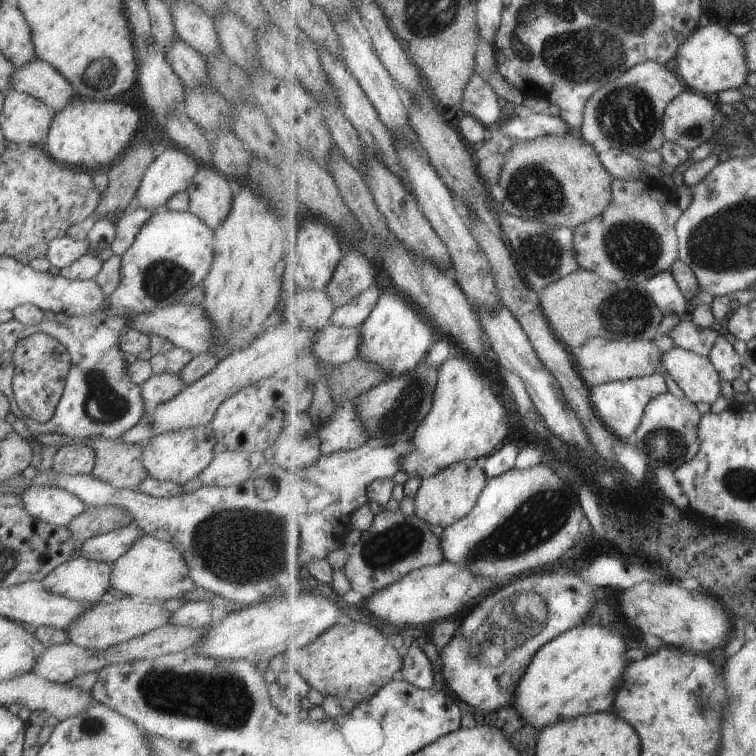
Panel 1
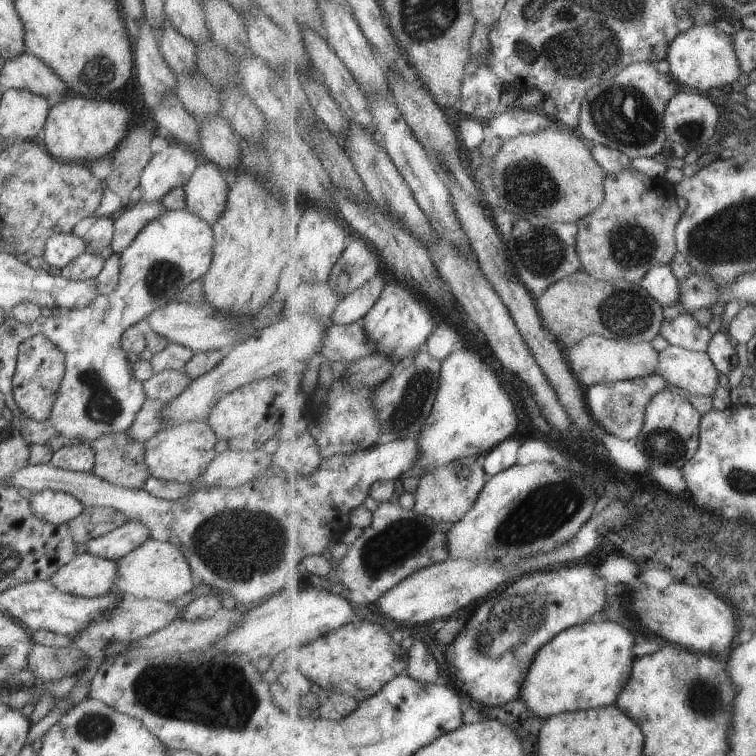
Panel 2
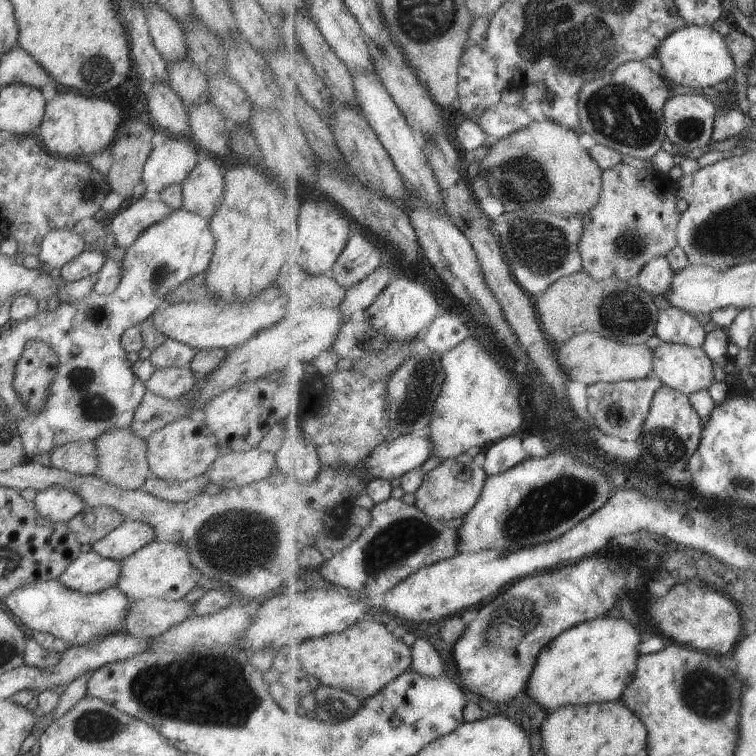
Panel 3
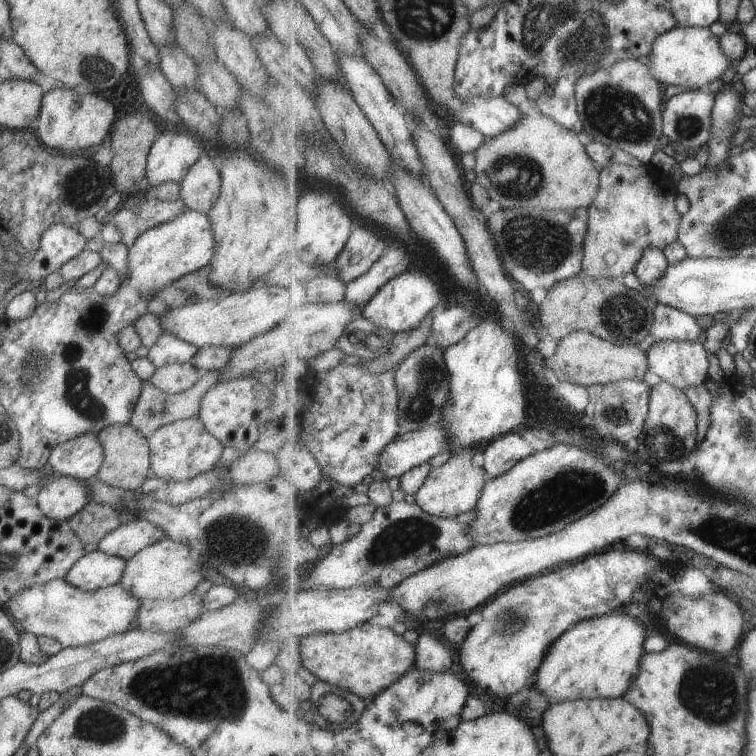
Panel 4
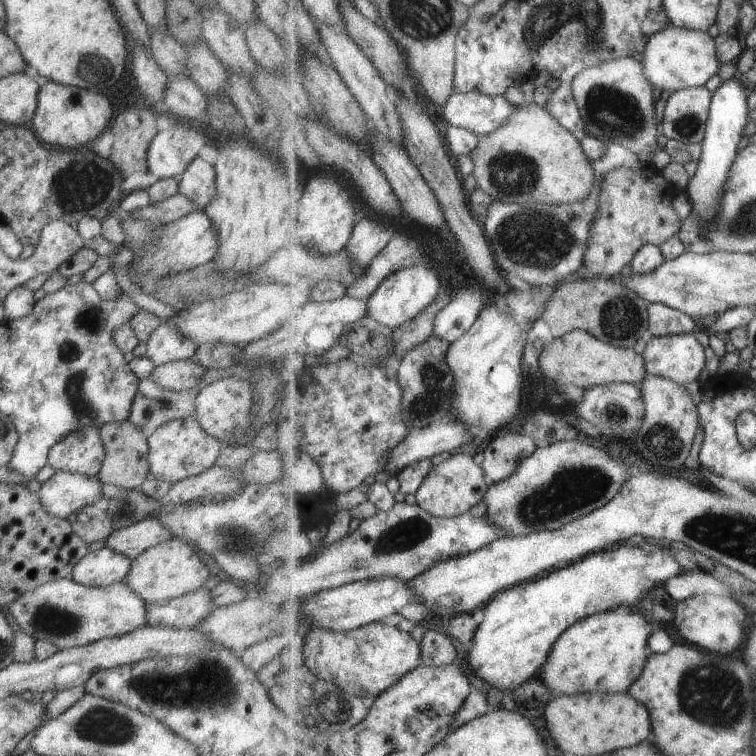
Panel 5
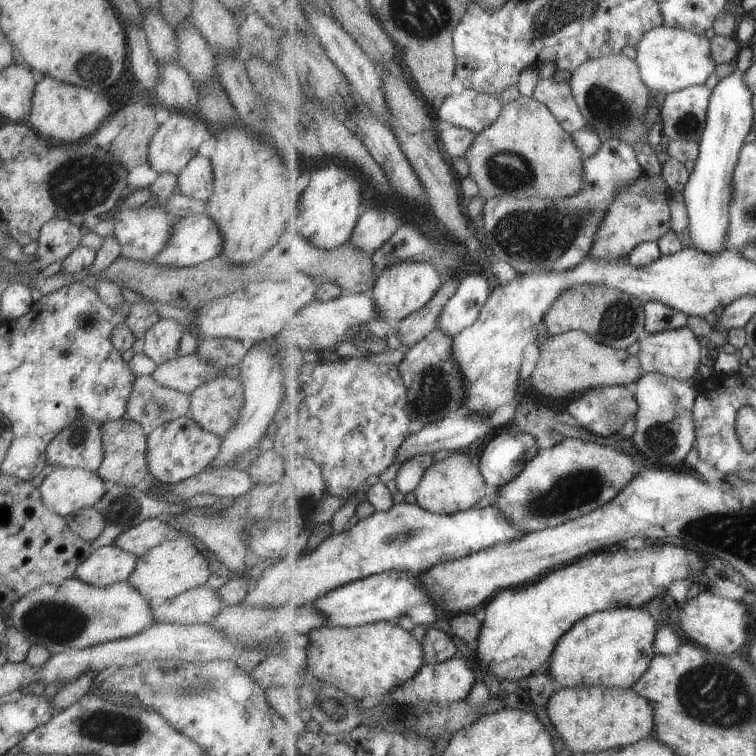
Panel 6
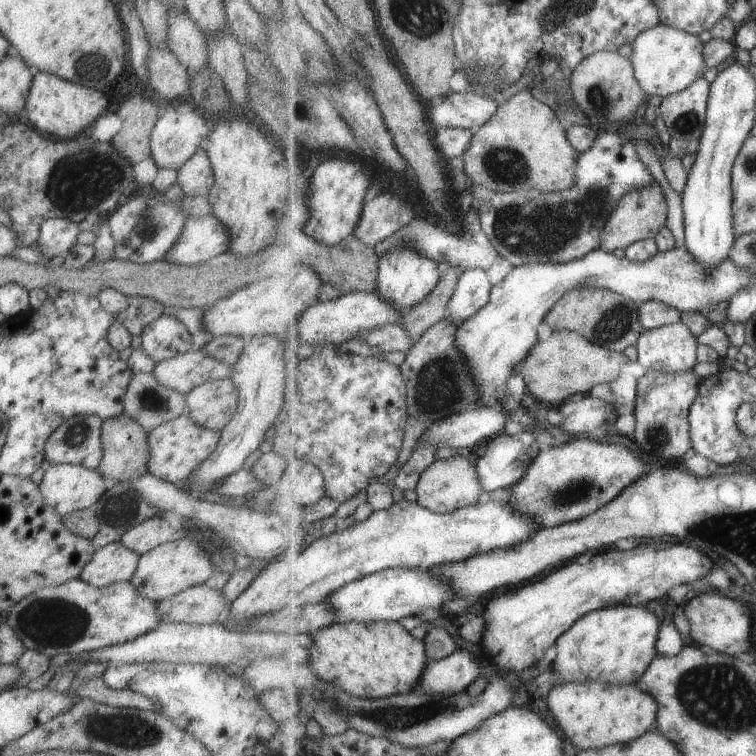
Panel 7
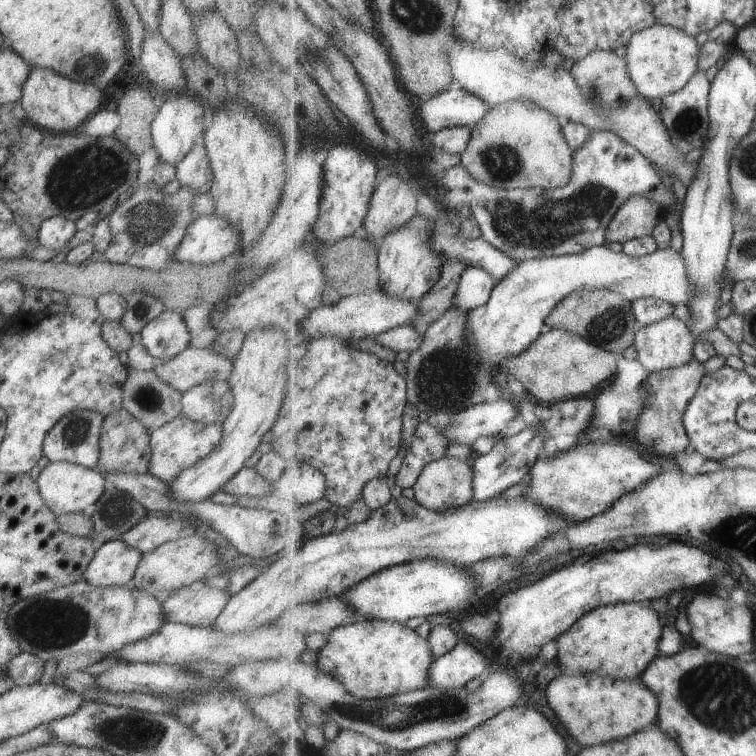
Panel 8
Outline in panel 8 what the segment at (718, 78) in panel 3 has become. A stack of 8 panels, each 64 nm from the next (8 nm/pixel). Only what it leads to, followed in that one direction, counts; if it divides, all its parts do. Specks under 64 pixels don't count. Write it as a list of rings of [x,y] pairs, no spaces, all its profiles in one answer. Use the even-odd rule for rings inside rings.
[[[653,25],[635,33],[626,46],[625,53],[632,81],[640,95],[659,101],[667,95],[680,91],[699,72],[700,48],[693,35],[671,25]]]

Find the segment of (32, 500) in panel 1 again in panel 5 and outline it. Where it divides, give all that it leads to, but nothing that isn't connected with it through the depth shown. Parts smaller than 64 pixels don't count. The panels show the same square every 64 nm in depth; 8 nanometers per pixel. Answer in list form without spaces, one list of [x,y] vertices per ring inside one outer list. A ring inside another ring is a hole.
[[[55,471],[41,484],[37,494],[47,514],[66,519],[68,514],[94,505],[102,497],[101,485],[96,476]]]

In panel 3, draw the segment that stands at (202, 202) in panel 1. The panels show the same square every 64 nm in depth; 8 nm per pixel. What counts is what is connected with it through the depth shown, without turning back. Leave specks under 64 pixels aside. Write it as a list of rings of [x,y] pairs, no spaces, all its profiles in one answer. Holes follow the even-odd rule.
[[[202,150],[197,152],[196,157],[197,164],[180,184],[182,208],[210,220],[223,196],[223,168]]]

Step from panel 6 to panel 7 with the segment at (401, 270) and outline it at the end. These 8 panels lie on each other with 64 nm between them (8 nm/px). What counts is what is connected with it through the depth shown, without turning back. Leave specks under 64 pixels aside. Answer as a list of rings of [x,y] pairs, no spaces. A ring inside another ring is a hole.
[[[404,247],[388,251],[384,257],[381,257],[379,266],[378,286],[375,293],[393,307],[397,307],[399,311],[407,311],[423,302],[424,298],[435,290],[443,277],[438,262],[420,255],[414,249]]]

